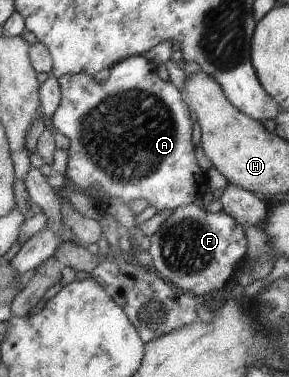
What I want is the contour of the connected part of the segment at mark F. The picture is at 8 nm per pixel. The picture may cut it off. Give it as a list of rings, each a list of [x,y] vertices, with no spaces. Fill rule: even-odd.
[[[199,202],[178,207],[150,238],[153,270],[187,293],[215,294],[215,290],[230,283],[239,264],[249,250],[249,240],[243,226],[223,210],[215,214]]]

